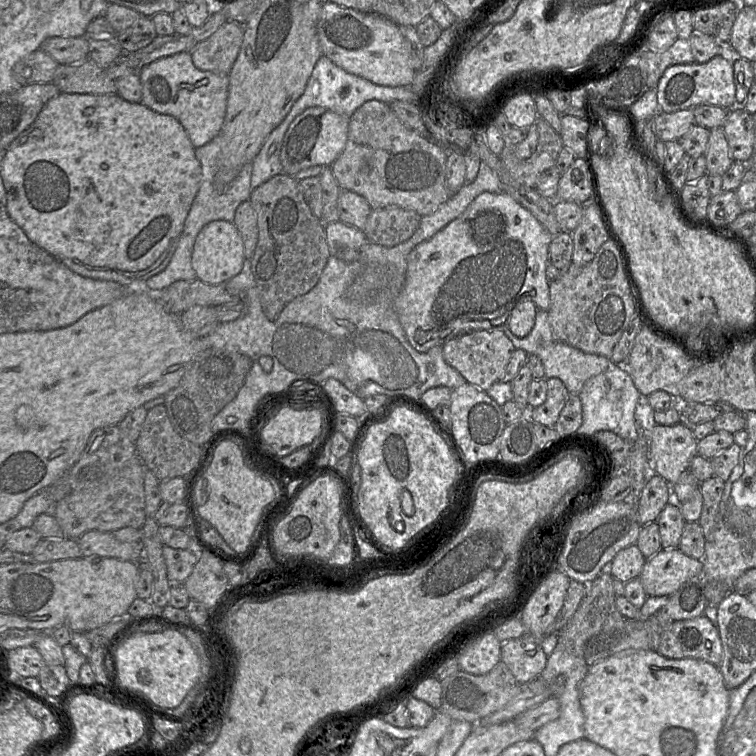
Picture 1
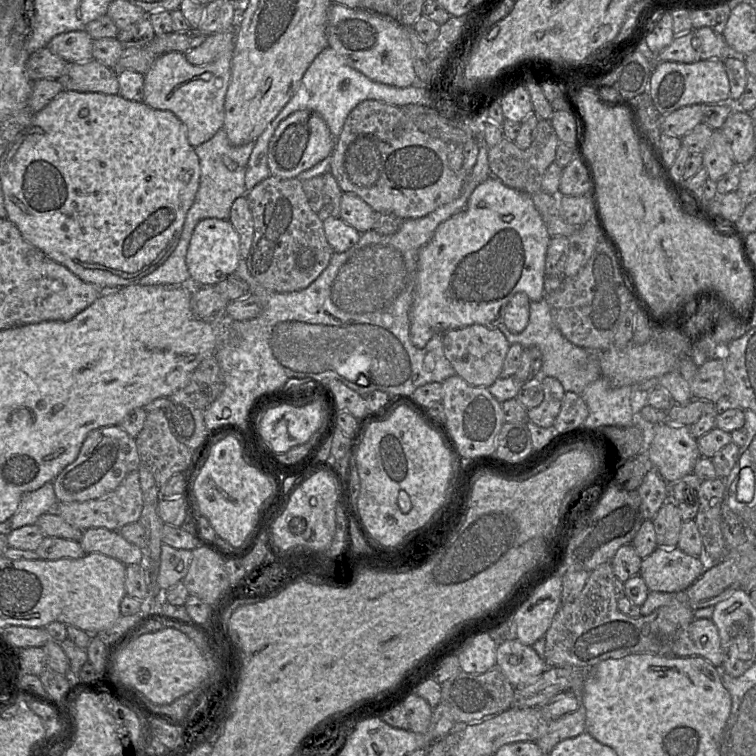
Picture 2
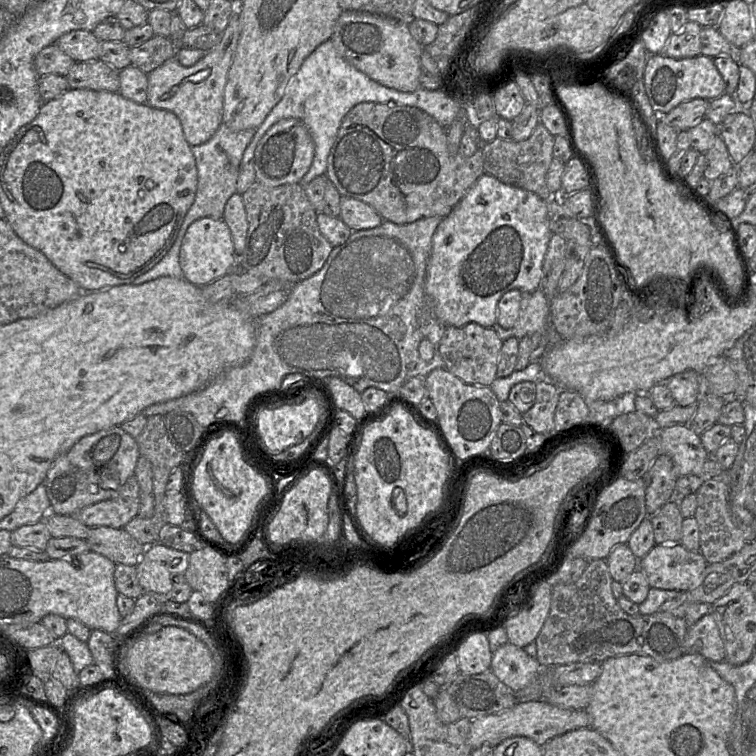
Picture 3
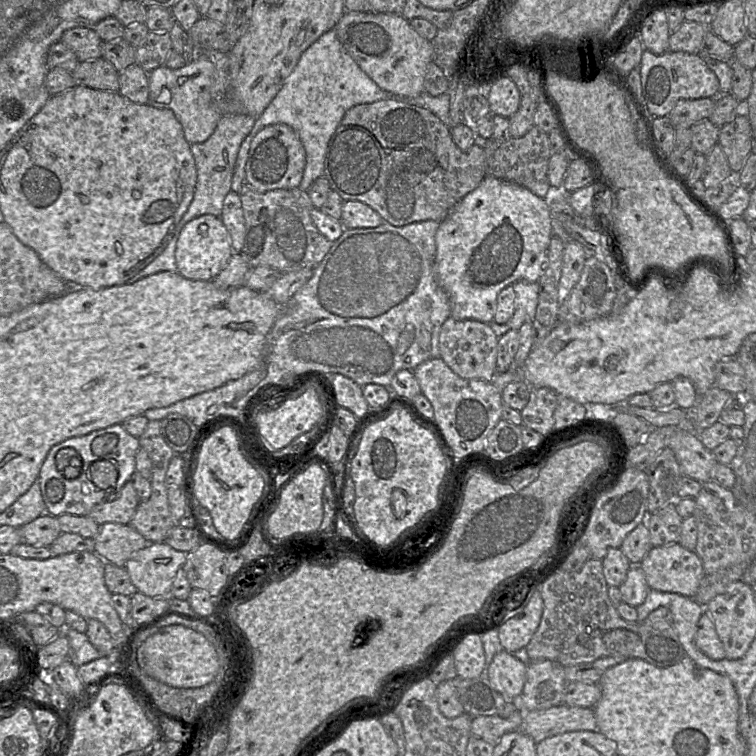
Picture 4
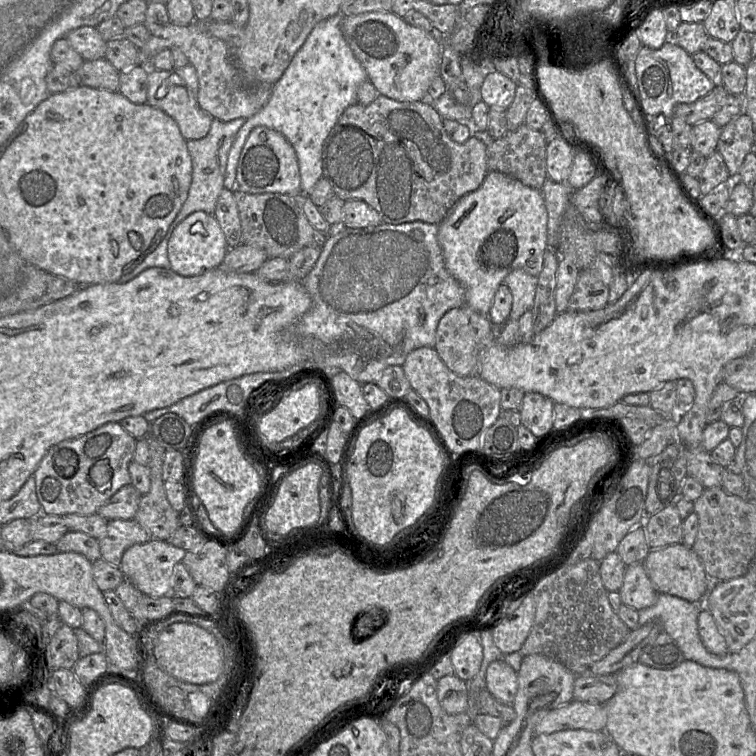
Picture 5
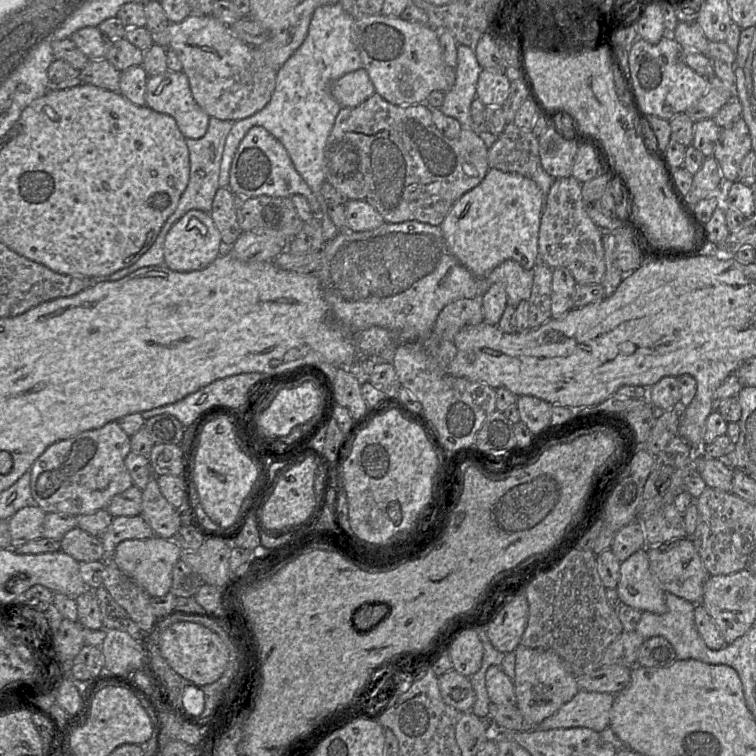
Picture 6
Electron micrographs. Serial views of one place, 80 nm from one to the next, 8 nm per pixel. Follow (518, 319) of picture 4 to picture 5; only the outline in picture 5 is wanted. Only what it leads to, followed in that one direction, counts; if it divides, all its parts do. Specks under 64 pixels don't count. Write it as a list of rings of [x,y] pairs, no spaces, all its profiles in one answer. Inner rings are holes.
[[[515,269],[505,277],[503,284],[512,294],[512,308],[508,319],[518,320],[523,313],[533,308],[537,277],[522,269]]]

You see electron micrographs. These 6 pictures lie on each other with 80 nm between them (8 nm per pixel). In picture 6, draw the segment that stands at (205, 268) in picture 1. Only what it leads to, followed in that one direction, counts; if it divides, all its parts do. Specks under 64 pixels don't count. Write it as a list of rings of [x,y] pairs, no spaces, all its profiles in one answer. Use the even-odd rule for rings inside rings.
[[[189,210],[177,220],[164,241],[164,265],[178,272],[202,270],[210,265],[223,251],[220,232],[210,214]]]

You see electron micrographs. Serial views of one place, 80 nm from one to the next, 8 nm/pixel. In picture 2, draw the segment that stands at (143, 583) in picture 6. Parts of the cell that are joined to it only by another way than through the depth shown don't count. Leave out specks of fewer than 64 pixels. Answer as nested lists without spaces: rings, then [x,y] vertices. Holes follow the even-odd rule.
[[[162,544],[159,572],[156,576],[157,591],[166,592],[182,581],[188,573],[192,559],[191,550],[175,549],[167,544]]]

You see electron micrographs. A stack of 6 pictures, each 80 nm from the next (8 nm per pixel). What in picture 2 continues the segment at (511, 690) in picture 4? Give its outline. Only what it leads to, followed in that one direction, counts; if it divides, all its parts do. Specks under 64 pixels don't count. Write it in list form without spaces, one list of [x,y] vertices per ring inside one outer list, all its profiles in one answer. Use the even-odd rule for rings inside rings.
[[[517,639],[497,645],[496,667],[514,688],[537,679],[547,668],[544,658],[540,657],[532,646],[524,645]]]

